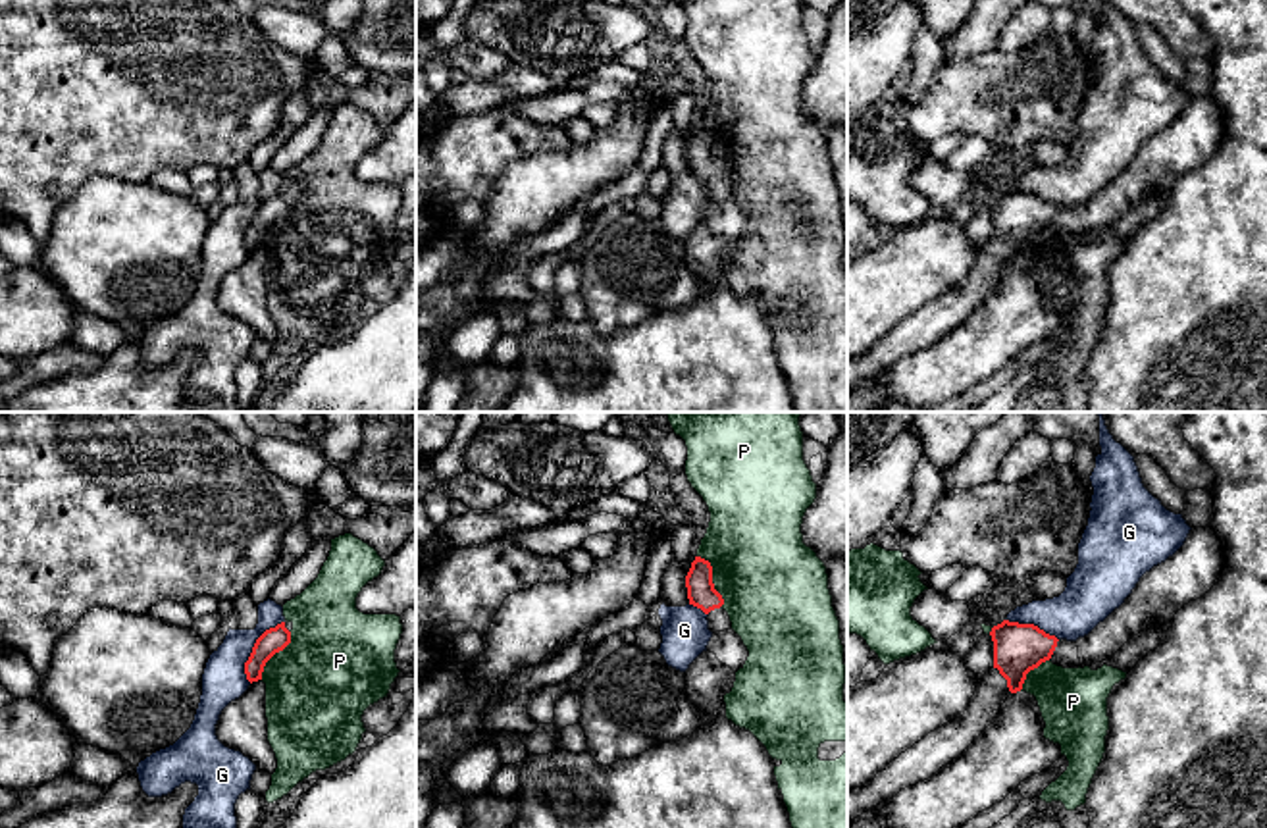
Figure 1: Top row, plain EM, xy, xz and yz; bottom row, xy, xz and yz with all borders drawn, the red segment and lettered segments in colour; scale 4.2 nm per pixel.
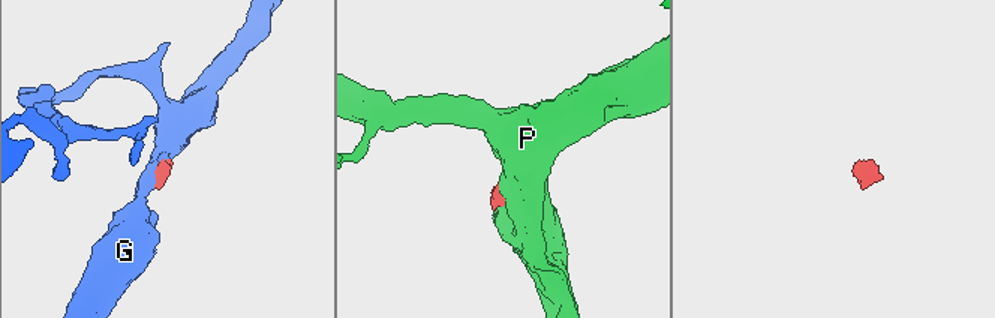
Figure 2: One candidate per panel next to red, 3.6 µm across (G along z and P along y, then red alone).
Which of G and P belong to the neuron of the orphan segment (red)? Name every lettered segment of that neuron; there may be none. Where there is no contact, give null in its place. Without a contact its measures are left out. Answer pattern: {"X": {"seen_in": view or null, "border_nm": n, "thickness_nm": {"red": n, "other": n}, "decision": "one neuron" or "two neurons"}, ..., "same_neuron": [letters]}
{"G": {"seen_in": "xy", "border_nm": 300, "thickness_nm": {"red": 110, "other": 190}, "decision": "two neurons"}, "P": {"seen_in": "xz", "border_nm": 240, "thickness_nm": {"red": 120, "other": 420}, "decision": "two neurons"}, "same_neuron": []}

